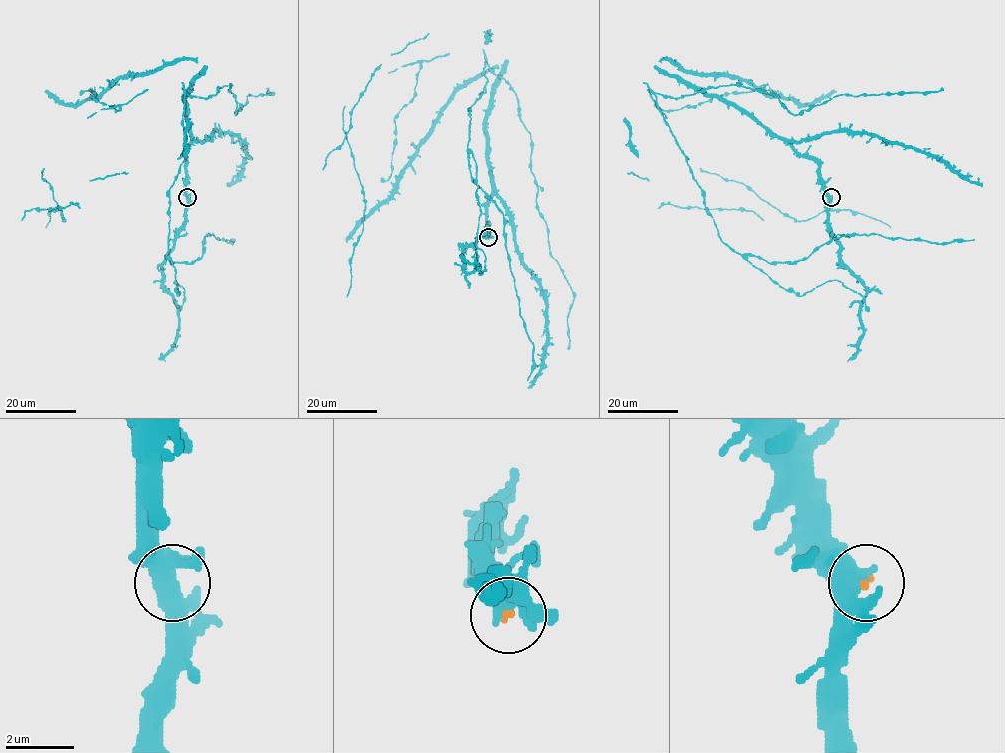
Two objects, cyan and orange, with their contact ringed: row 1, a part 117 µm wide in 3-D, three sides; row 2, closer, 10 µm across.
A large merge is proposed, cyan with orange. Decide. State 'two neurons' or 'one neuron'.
one neuron

